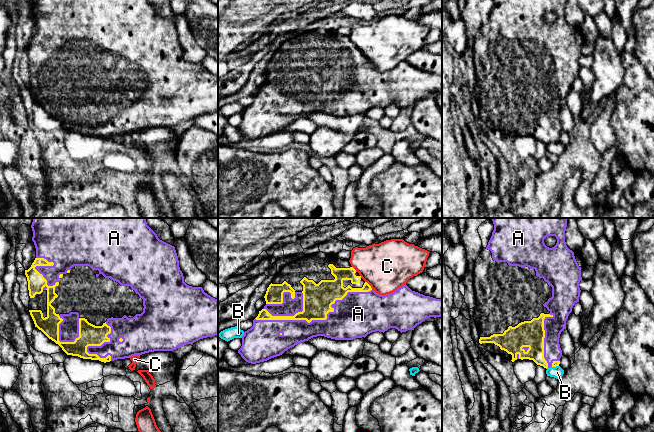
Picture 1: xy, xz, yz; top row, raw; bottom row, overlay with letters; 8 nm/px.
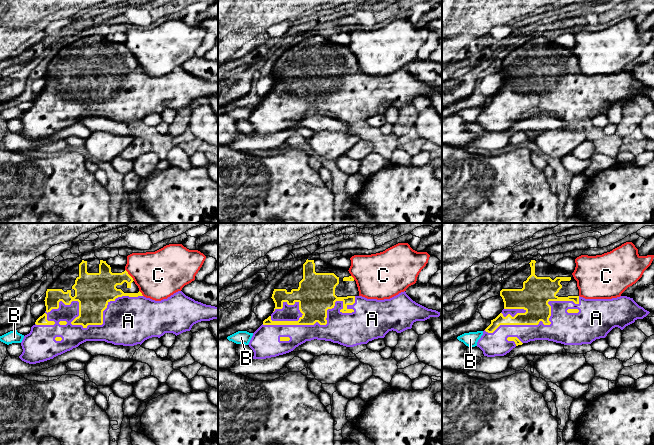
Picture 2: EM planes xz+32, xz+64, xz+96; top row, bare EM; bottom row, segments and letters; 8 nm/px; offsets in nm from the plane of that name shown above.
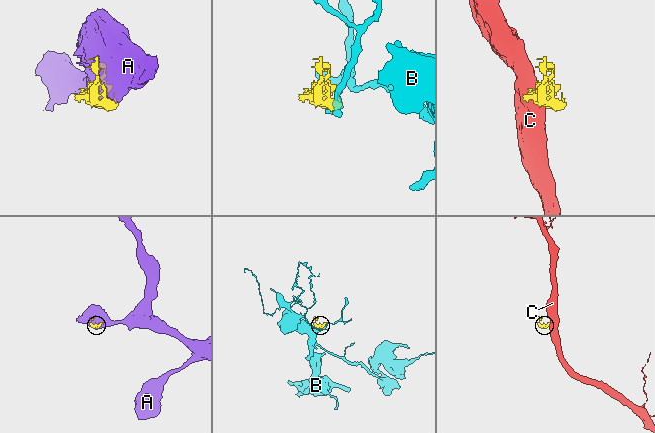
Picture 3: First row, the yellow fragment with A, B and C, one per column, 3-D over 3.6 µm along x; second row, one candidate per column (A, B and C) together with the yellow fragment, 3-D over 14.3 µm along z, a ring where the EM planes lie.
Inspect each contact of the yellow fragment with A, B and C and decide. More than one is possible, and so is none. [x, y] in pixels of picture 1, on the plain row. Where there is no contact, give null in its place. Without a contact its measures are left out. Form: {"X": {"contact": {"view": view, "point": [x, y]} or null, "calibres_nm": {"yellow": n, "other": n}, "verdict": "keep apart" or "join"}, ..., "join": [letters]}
{"A": {"contact": {"view": "xz", "point": [318, 95]}, "calibres_nm": {"yellow": 240, "other": 300}, "verdict": "join"}, "B": {"contact": {"view": "yz", "point": [555, 142]}, "calibres_nm": {"yellow": 50, "other": 100}, "verdict": "keep apart"}, "C": {"contact": {"view": "xz", "point": [369, 61]}, "calibres_nm": {"yellow": 110, "other": 400}, "verdict": "keep apart"}, "join": ["A"]}

